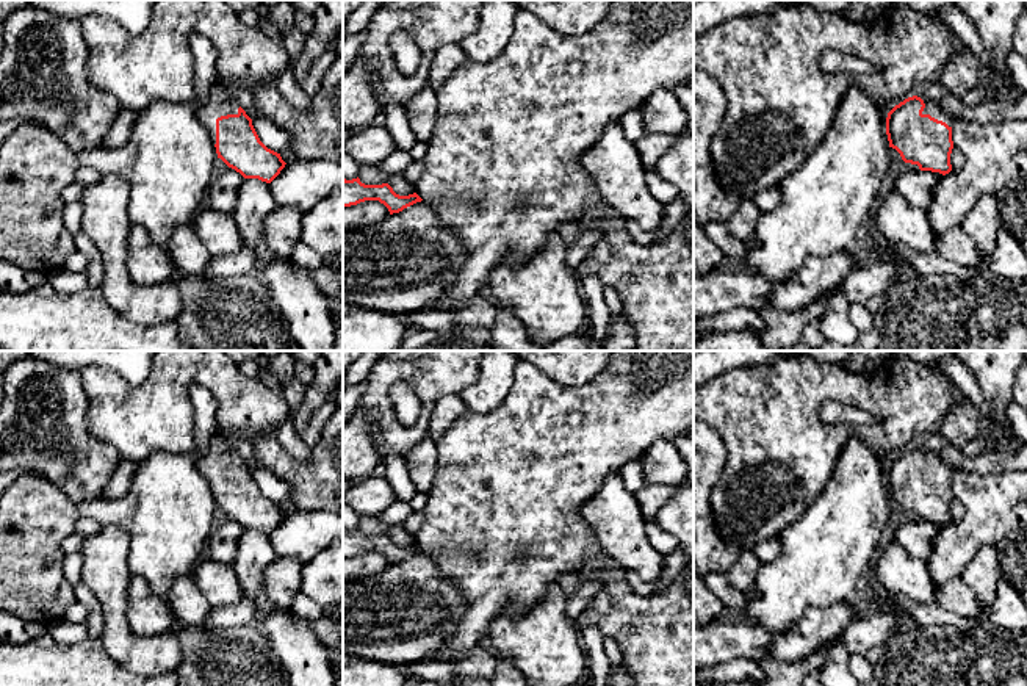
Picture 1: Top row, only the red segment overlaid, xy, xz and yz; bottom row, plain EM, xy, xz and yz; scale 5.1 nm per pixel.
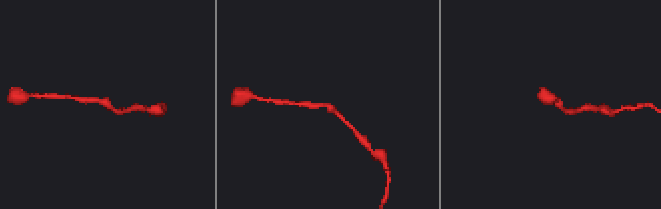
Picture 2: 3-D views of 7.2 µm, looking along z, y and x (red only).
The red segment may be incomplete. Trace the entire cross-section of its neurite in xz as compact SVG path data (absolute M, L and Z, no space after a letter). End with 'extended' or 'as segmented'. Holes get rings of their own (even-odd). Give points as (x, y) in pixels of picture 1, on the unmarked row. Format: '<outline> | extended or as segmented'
M359 528L352 531L343 529L343 558L357 556L365 551L379 551L388 559L390 565L393 565L423 550L416 543L399 547L388 534L365 536Z | as segmented

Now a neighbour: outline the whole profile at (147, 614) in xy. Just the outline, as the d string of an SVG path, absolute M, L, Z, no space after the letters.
M133 575L127 589L127 622L141 637L160 636L177 628L168 600L155 595L139 575Z

